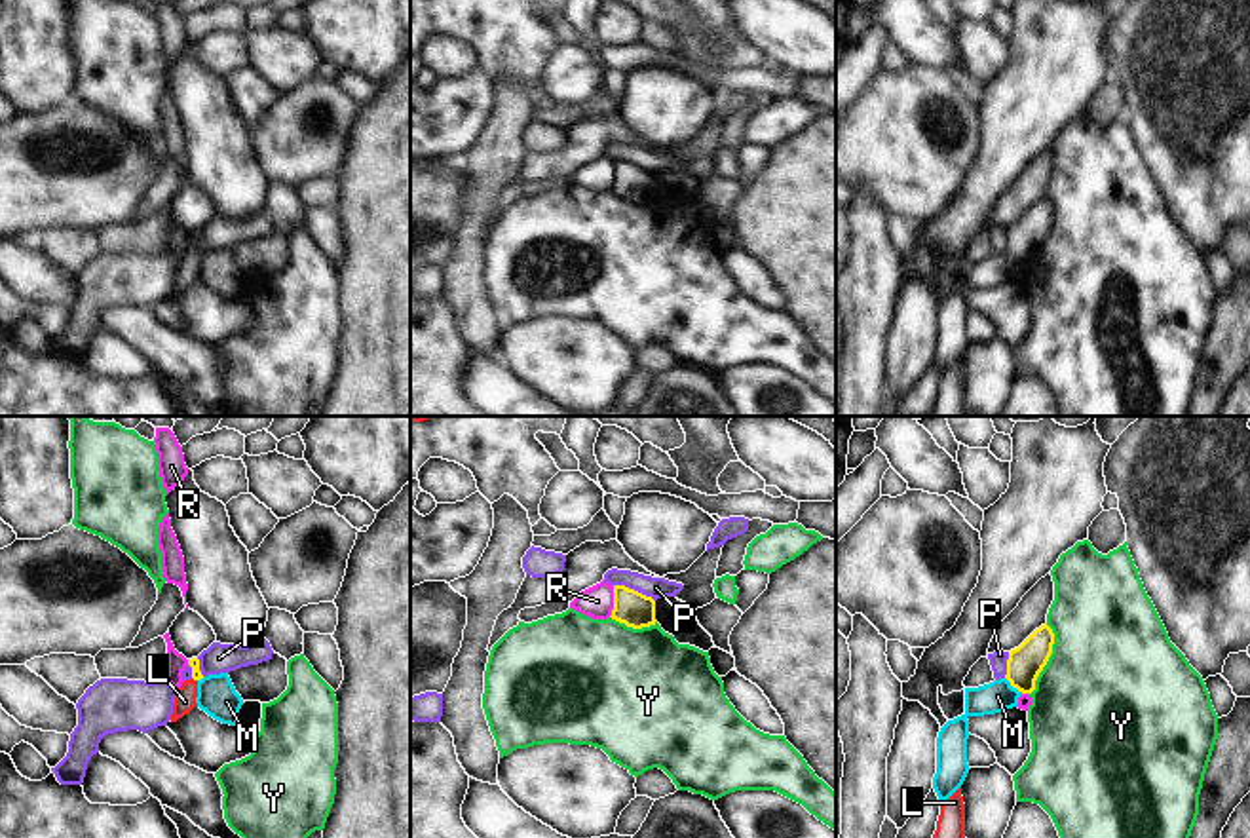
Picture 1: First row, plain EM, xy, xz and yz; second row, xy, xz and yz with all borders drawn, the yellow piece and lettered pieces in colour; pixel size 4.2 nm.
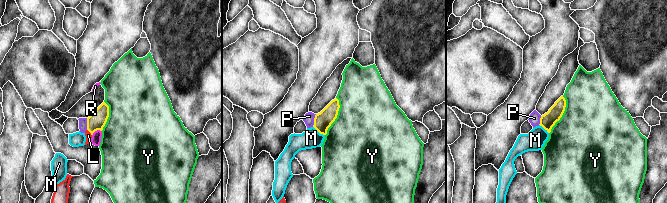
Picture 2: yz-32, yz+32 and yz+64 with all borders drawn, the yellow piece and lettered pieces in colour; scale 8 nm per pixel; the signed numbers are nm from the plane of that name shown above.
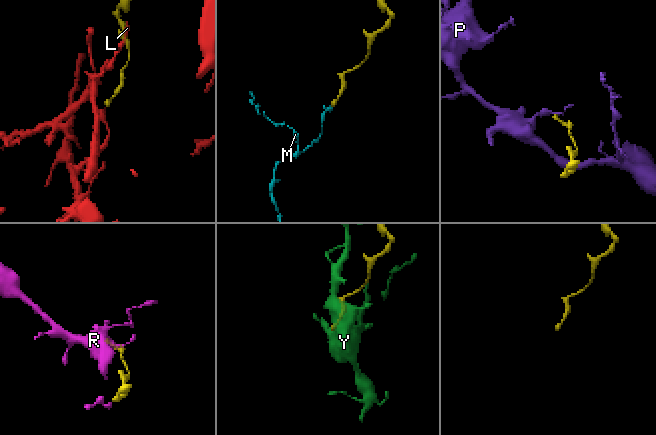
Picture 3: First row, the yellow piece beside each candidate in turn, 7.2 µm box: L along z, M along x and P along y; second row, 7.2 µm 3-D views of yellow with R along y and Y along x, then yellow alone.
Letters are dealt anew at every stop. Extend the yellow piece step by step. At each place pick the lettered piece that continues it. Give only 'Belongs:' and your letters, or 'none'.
Belongs: L

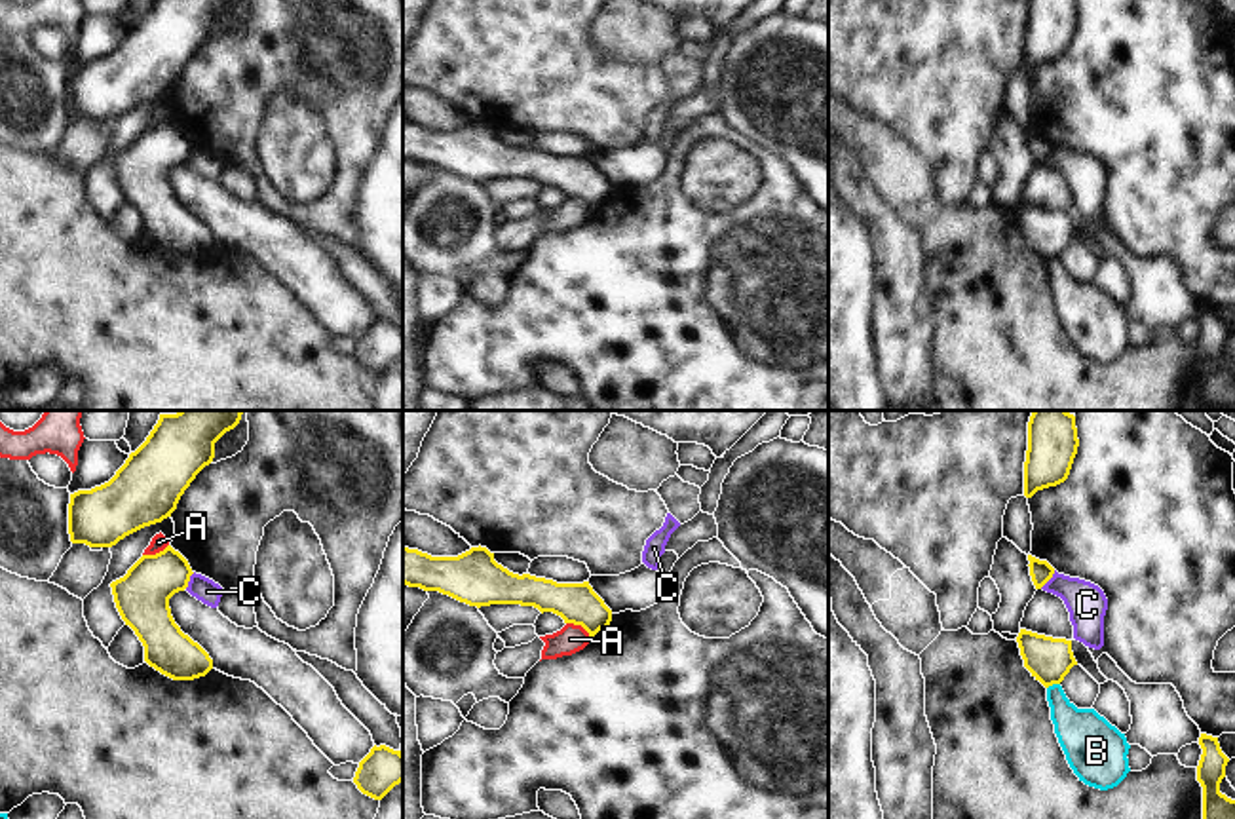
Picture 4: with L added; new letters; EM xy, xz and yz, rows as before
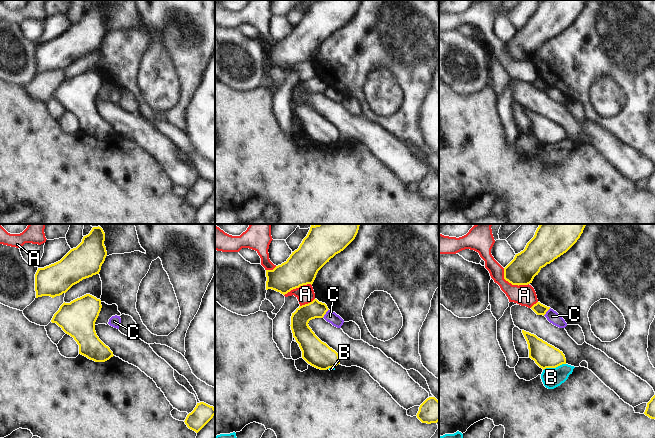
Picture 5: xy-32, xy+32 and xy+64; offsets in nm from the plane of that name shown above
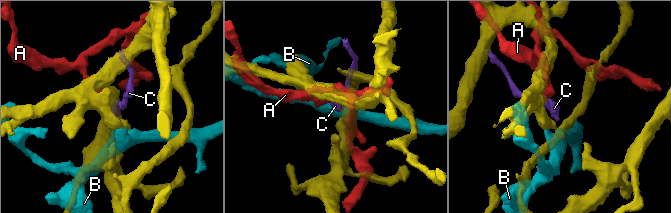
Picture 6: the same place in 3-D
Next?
Belongs: none

